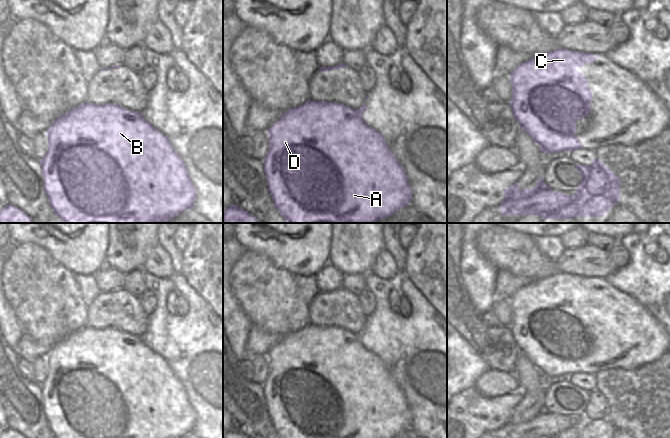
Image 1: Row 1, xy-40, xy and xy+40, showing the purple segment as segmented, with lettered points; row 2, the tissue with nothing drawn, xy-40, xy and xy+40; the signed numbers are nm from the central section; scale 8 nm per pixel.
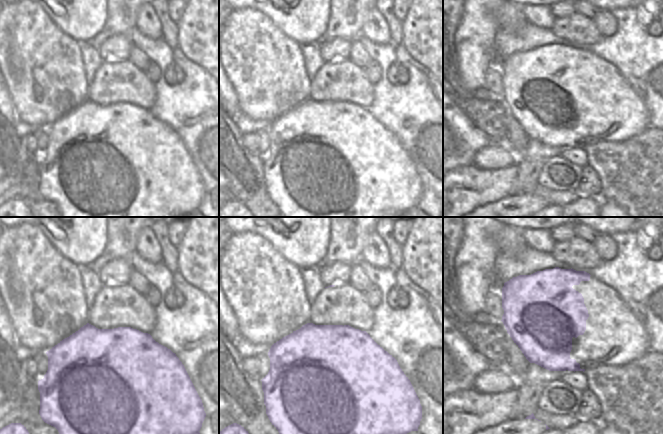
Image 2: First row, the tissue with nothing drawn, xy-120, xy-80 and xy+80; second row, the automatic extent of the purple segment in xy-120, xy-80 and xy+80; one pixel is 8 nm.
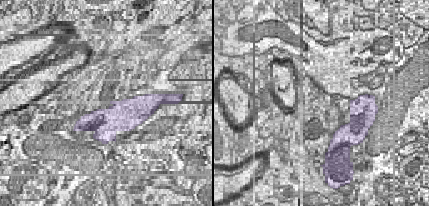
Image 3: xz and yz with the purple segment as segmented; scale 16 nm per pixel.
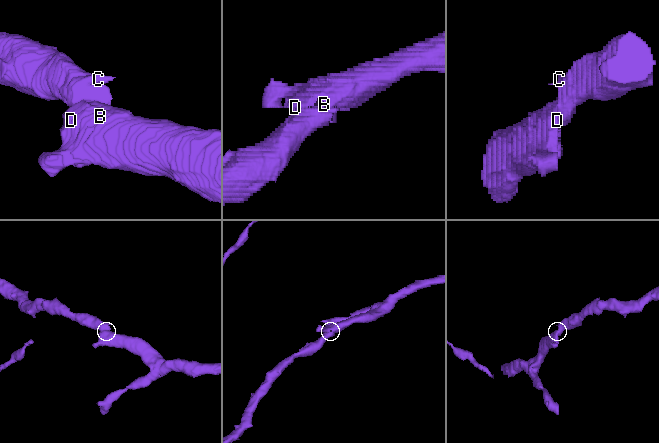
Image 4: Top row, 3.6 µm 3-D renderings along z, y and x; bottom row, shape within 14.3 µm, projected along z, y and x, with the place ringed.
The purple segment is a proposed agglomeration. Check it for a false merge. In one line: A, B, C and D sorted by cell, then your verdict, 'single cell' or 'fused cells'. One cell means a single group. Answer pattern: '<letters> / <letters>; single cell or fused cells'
A B C D; single cell

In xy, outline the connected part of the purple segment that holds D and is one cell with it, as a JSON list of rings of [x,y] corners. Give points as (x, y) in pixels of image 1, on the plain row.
[[[309,324],[289,333],[270,351],[270,374],[262,383],[268,414],[280,438],[394,438],[410,429],[412,414],[404,392],[382,359],[363,344],[366,328],[356,335],[341,327]]]

